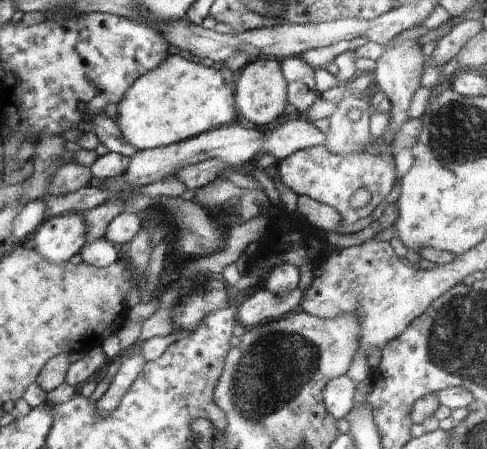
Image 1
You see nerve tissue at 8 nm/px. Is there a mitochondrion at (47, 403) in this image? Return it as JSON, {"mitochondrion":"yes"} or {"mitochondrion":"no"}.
{"mitochondrion":"no"}

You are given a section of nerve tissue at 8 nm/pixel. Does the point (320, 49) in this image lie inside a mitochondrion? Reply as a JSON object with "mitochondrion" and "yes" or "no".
{"mitochondrion":"no"}

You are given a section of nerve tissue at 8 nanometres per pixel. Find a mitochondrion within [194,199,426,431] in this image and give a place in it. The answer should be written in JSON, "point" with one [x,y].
{"point":[278,363]}

